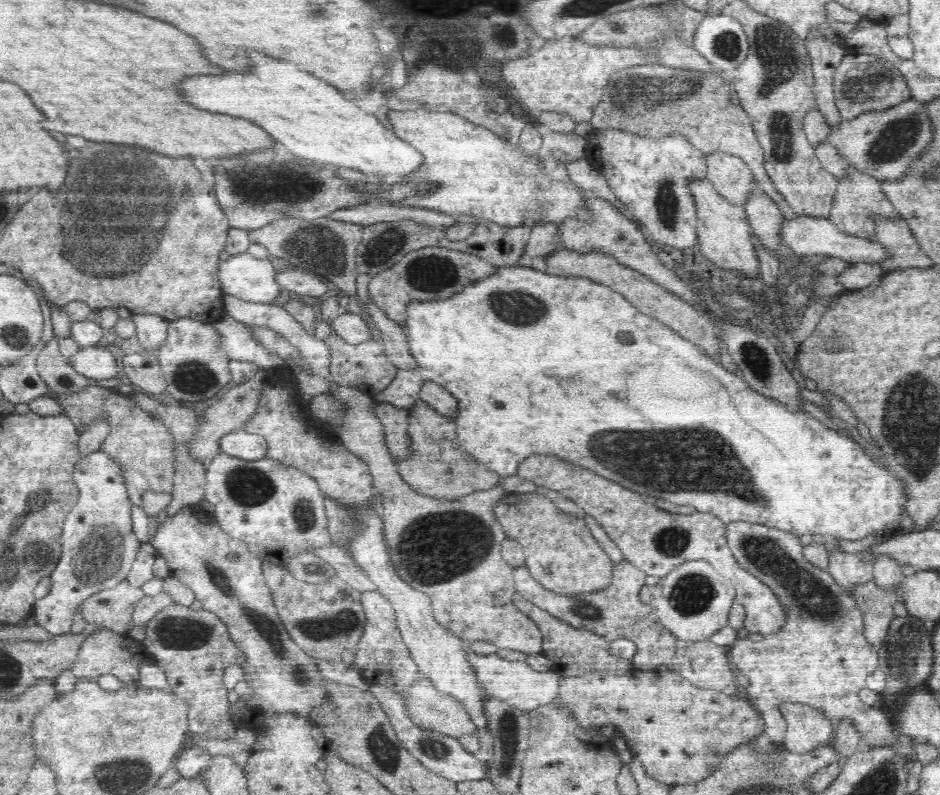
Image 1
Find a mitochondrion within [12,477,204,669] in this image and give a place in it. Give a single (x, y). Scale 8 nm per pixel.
(99, 555)

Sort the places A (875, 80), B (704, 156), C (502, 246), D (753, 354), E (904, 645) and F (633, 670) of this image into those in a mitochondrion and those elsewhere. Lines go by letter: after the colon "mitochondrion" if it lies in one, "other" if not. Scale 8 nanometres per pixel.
A: mitochondrion
B: other
C: other
D: mitochondrion
E: mitochondrion
F: other

